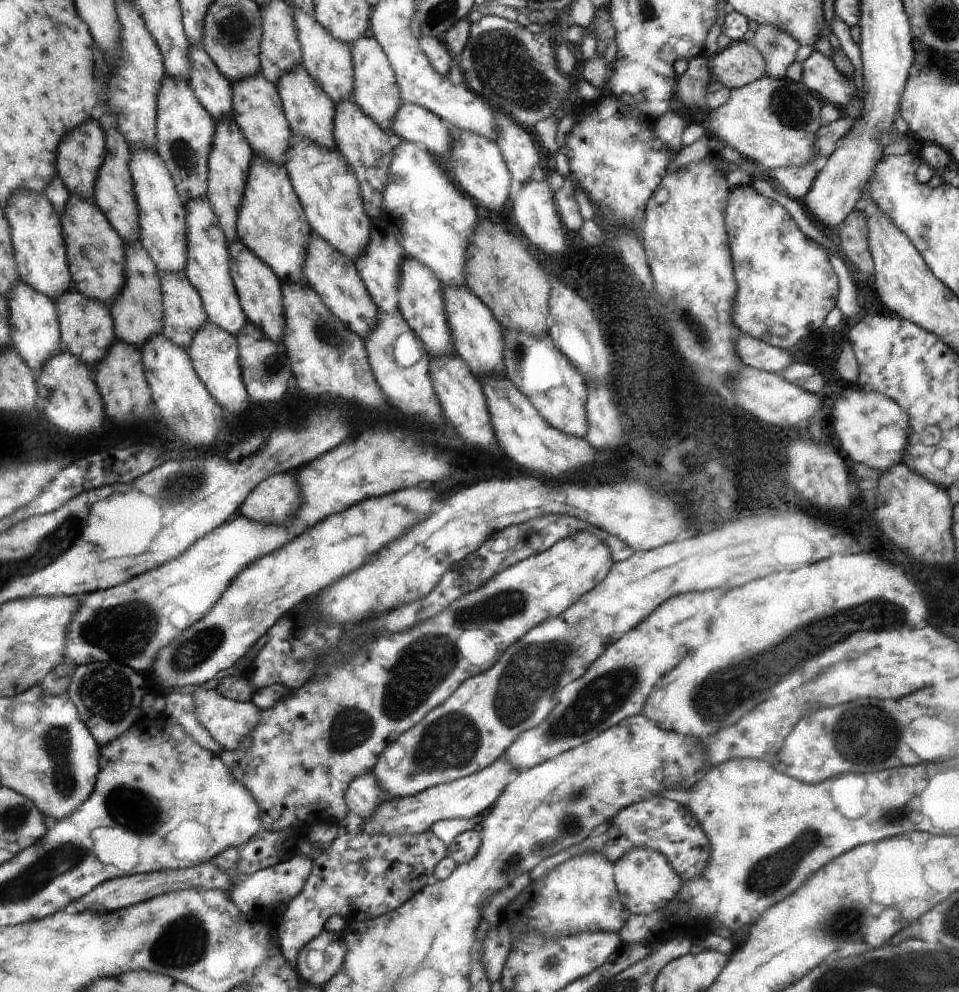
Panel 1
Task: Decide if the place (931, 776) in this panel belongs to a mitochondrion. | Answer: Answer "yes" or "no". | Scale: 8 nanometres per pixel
no

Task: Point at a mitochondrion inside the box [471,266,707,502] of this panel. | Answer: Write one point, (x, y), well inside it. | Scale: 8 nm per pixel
(635, 313)

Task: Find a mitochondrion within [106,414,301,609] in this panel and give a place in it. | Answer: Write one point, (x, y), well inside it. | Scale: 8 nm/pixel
(178, 489)

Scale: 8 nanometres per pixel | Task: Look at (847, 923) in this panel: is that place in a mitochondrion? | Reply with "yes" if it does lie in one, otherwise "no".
yes

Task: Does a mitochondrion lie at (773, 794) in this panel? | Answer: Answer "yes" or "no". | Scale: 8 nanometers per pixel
no

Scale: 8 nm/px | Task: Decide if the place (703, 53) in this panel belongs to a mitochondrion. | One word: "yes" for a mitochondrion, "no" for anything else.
no

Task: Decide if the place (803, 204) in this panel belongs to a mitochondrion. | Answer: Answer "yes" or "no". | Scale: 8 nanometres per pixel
no

